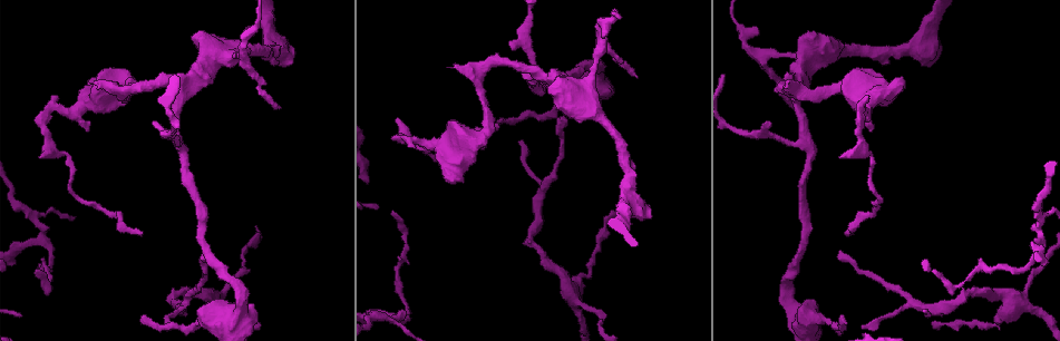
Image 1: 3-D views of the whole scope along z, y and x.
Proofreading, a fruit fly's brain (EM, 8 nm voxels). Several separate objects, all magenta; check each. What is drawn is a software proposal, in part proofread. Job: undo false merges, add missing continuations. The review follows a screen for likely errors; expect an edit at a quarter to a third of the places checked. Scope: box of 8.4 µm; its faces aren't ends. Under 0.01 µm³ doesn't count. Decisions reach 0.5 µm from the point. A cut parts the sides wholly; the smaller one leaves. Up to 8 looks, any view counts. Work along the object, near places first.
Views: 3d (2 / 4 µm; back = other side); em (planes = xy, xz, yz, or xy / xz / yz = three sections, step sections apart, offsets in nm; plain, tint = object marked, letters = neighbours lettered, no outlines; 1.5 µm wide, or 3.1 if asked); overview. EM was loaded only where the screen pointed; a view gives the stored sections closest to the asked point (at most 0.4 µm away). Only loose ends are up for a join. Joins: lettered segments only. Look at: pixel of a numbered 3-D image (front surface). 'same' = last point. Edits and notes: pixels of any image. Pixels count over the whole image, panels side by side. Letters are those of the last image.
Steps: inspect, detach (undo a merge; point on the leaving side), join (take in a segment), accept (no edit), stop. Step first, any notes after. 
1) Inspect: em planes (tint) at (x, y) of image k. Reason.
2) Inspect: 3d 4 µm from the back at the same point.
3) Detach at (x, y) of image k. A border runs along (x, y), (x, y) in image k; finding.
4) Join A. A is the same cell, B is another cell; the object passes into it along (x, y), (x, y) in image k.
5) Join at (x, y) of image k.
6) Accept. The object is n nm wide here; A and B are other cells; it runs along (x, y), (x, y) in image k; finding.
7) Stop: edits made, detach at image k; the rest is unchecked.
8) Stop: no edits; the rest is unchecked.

Inspect: 3d 4 µm at (613, 212) of image 1.

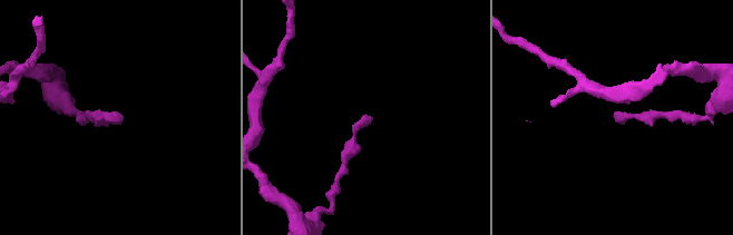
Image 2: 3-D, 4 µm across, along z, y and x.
Inspect: em yz step 8 (letters) at (614, 117) of image 2.

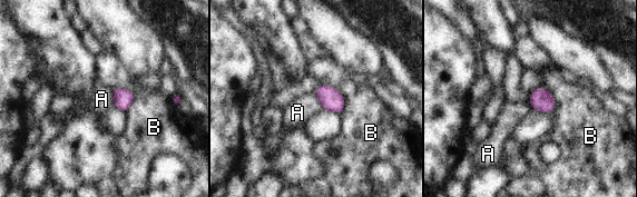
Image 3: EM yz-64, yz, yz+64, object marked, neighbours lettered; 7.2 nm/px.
Accept. The object is 100 nm wide here; A and B are other cells; a border runs along (314, 91), (324, 109) in image 3; none of them fits.

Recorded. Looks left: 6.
Inspect: 3d 4 µm at (841, 316) of image 1. Free end.

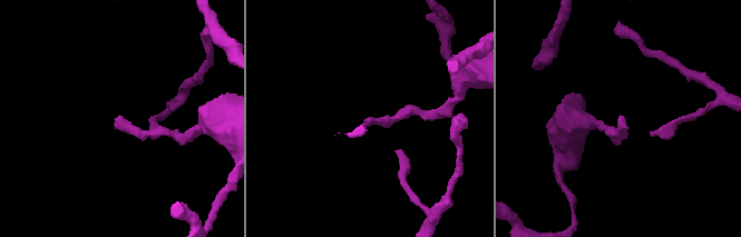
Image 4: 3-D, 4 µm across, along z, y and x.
Inspect: em planes (plain) at (368, 123) of image 4. Now the EM.

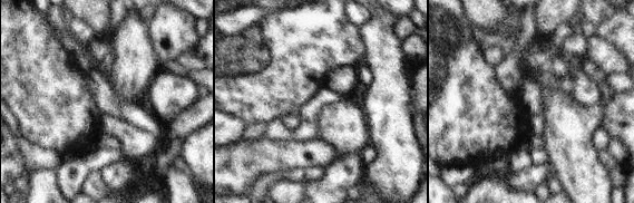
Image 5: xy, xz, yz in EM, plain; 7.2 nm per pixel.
Inspect: em planes (letters) at the same point. What lies round it.

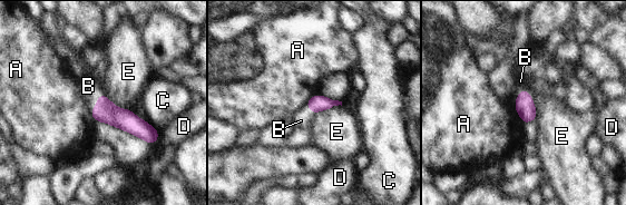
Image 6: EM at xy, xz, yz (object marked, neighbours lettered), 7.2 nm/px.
Join B. B is the same cell, A, C, D and E are other cells; the object passes into it along (105, 110), (97, 103), (88, 86) in image 6; it goes on there.

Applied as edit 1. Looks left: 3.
Inspect: overview.

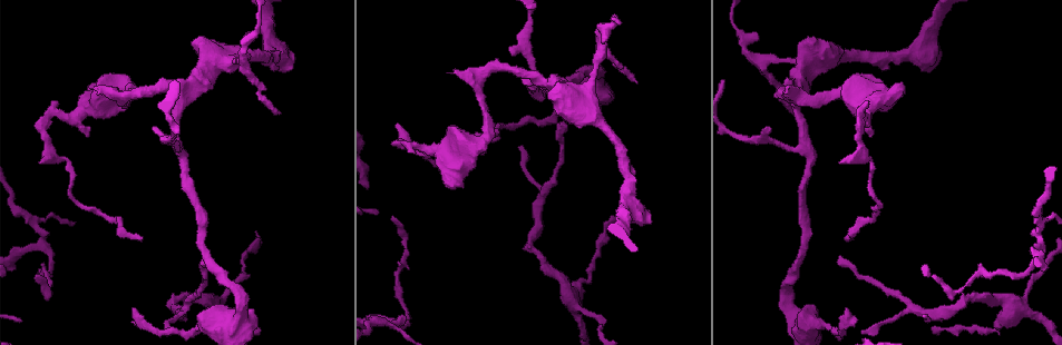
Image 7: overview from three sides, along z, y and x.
Inspect: em yz step 4 (letters) at (86, 136) of image 7. Stops while still wide.

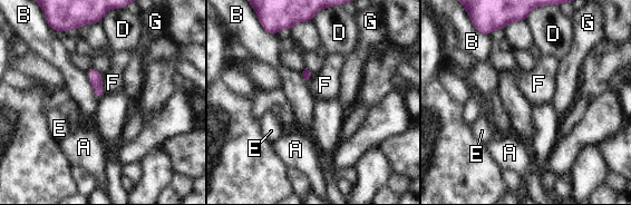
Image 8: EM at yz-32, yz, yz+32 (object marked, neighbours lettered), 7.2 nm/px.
Accept. A, B, D, E, F and G are other cells; a border runs along (86, 72), (93, 93), (98, 100) in image 8; no lettered segment goes on from it.

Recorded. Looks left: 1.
Stop: edits made, join at image 6; the rest is unchecked.

